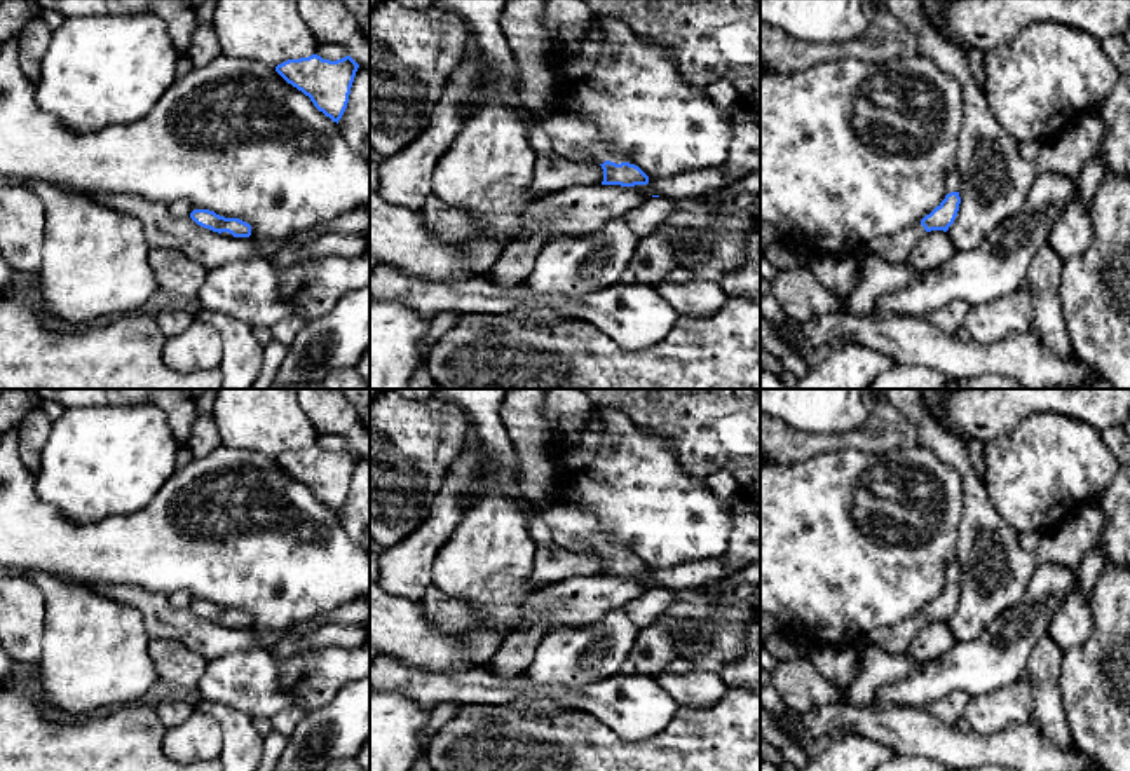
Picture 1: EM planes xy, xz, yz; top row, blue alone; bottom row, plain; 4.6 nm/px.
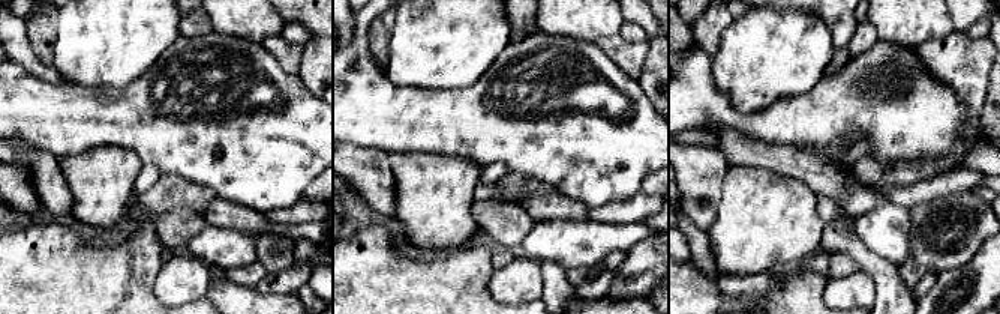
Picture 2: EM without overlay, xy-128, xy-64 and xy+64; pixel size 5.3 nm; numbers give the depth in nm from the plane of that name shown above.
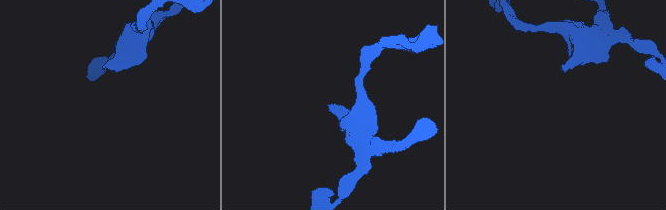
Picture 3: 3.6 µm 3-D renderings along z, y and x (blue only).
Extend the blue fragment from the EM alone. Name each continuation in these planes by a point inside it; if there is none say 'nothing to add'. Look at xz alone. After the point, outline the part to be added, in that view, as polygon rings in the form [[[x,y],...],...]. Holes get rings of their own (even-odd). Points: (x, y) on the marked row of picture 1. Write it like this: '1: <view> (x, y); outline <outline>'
1: xz (572, 138); outline [[[555,112],[544,117],[542,124],[553,152],[560,157],[589,164],[623,162],[619,150],[588,120]]]

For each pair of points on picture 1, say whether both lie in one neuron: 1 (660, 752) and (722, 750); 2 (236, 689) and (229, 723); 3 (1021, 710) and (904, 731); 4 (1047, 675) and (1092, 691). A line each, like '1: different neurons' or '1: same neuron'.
1: same neuron
2: different neurons
3: different neurons
4: different neurons

